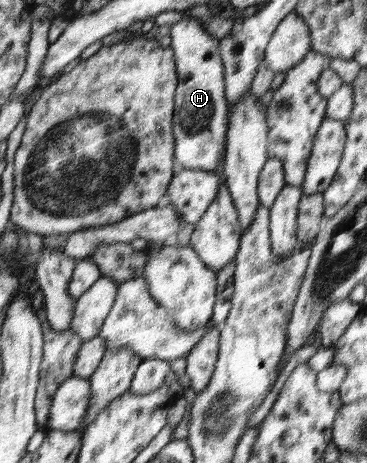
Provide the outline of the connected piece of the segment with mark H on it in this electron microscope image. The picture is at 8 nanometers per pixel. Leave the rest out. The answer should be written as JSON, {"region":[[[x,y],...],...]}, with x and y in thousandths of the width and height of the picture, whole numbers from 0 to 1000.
{"region":[[[504,41],[463,54],[463,104],[482,130],[485,186],[474,212],[474,287],[480,341],[515,367],[545,363],[586,371],[616,324],[624,225],[616,216],[613,136],[597,117],[602,93],[556,63],[550,48]]]}

